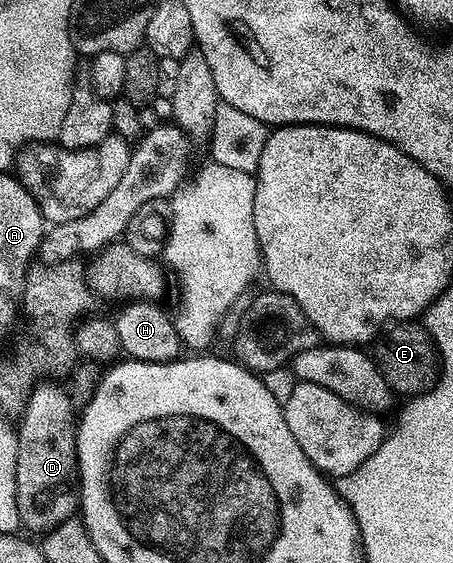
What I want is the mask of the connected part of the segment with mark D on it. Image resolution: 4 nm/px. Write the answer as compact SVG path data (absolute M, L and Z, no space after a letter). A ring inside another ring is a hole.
M54 382L34 385L25 408L20 413L16 431L16 504L25 531L45 534L80 508L78 475L78 420L67 389Z

